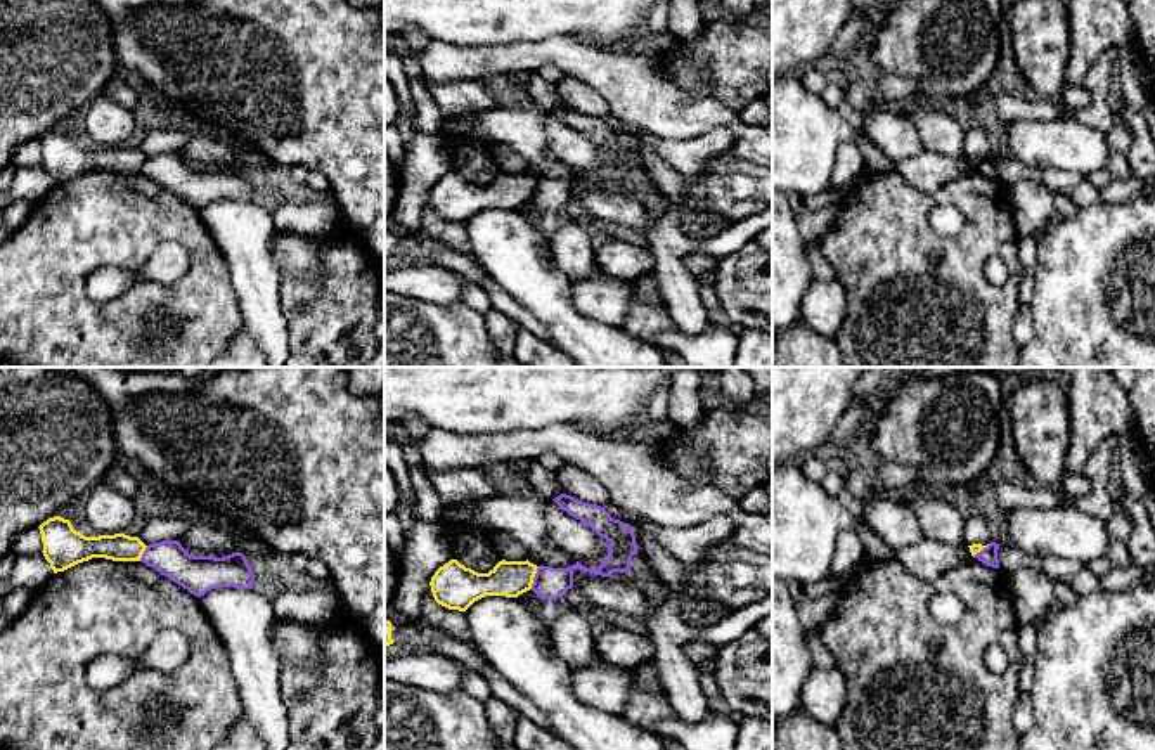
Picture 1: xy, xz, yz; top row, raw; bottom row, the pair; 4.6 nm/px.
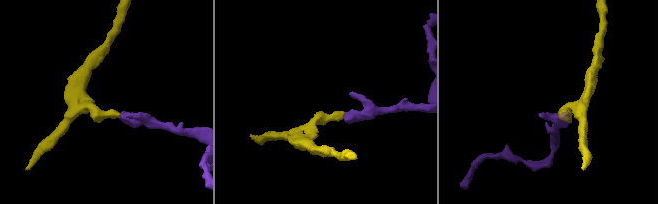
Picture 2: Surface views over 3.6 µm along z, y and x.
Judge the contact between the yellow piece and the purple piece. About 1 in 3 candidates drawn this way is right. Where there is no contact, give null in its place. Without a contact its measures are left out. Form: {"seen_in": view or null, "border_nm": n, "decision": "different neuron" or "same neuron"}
{"seen_in": "xz", "border_nm": 110, "decision": "different neuron"}

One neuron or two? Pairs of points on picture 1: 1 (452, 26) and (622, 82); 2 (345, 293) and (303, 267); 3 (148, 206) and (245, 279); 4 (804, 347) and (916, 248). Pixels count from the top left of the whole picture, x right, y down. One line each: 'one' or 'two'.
1: two
2: two
3: two
4: two

